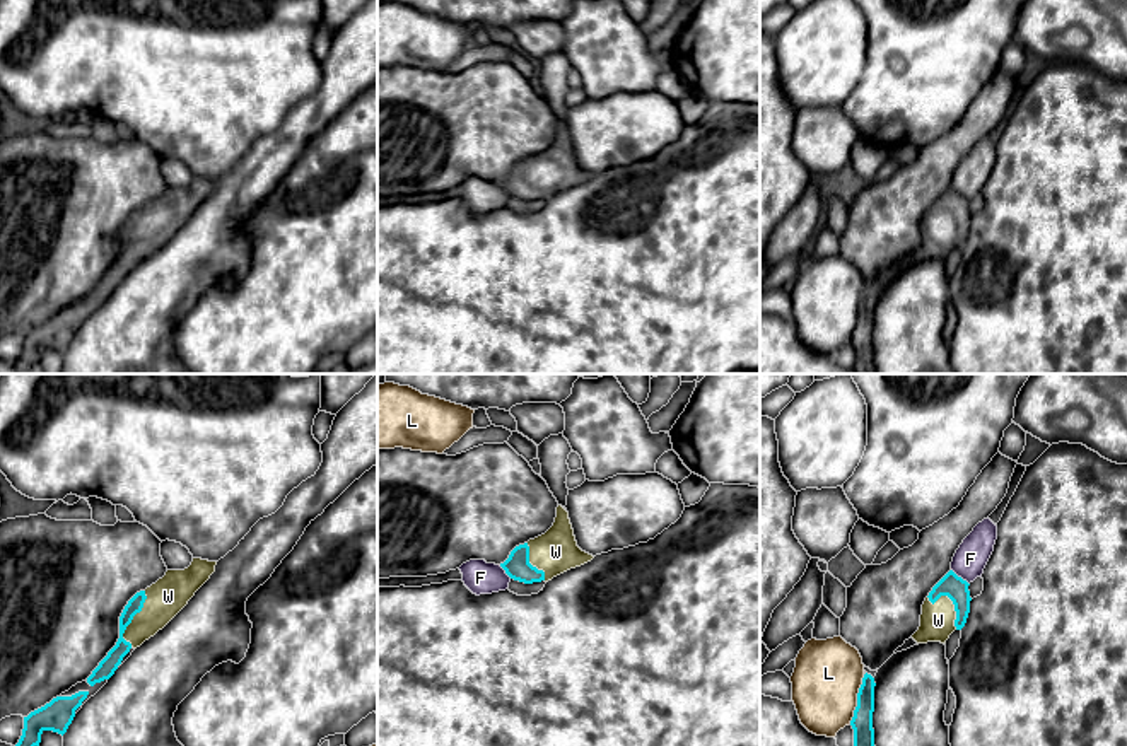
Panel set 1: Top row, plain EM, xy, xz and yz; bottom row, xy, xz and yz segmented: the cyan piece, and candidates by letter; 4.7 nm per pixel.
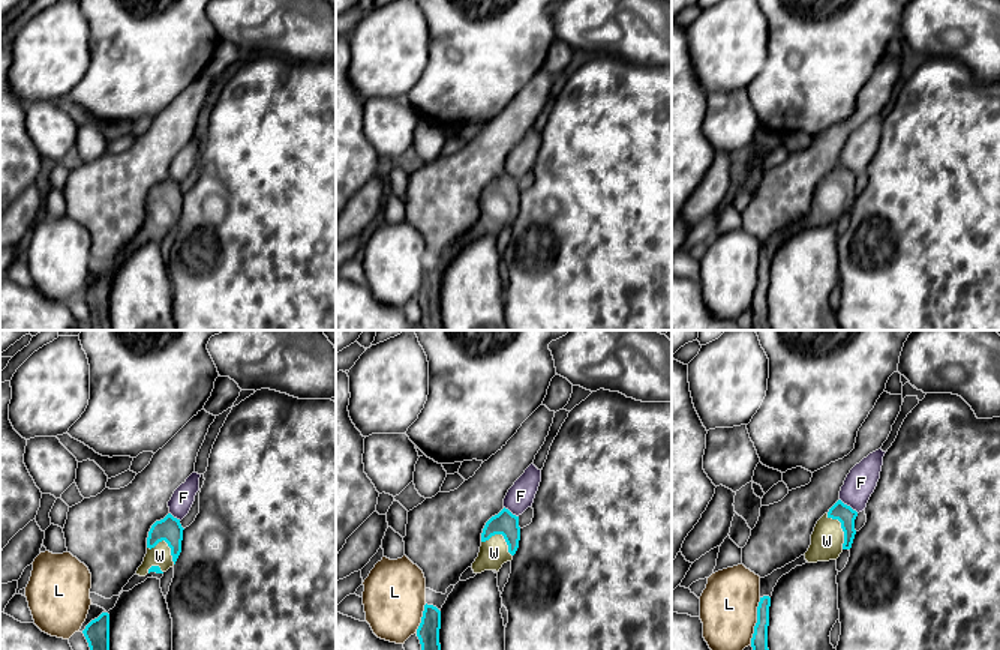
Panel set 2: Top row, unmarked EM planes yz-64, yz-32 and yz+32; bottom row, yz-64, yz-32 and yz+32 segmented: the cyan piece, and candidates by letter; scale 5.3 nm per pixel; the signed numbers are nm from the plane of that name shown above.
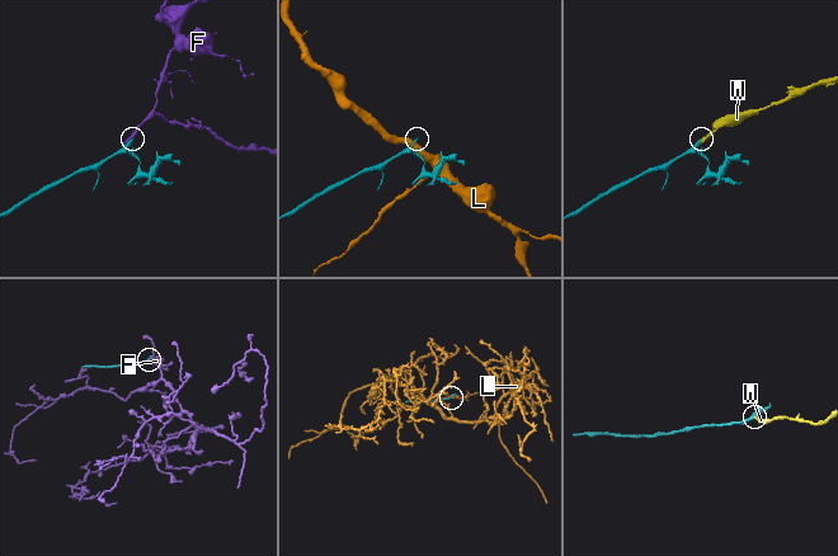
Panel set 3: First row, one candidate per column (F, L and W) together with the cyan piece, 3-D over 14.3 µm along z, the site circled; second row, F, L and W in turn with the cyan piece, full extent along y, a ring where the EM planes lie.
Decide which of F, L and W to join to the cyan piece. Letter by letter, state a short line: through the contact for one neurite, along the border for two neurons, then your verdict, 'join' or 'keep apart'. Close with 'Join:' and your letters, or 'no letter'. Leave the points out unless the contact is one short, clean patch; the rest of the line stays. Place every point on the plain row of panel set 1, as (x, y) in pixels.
F: keep apart
L: keep apart
W: xy (115, 273), (132, 236), (140, 236), (168, 214) | join
Join: W

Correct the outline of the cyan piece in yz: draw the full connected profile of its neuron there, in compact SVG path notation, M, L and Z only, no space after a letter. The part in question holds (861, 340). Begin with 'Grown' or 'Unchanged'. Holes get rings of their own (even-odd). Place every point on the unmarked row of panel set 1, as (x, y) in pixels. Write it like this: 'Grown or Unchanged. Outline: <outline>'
Unchanged. Outline: M866 290L857 311L857 324L850 338L854 347L854 370L857 374L878 374L873 347L874 304L874 295Z

